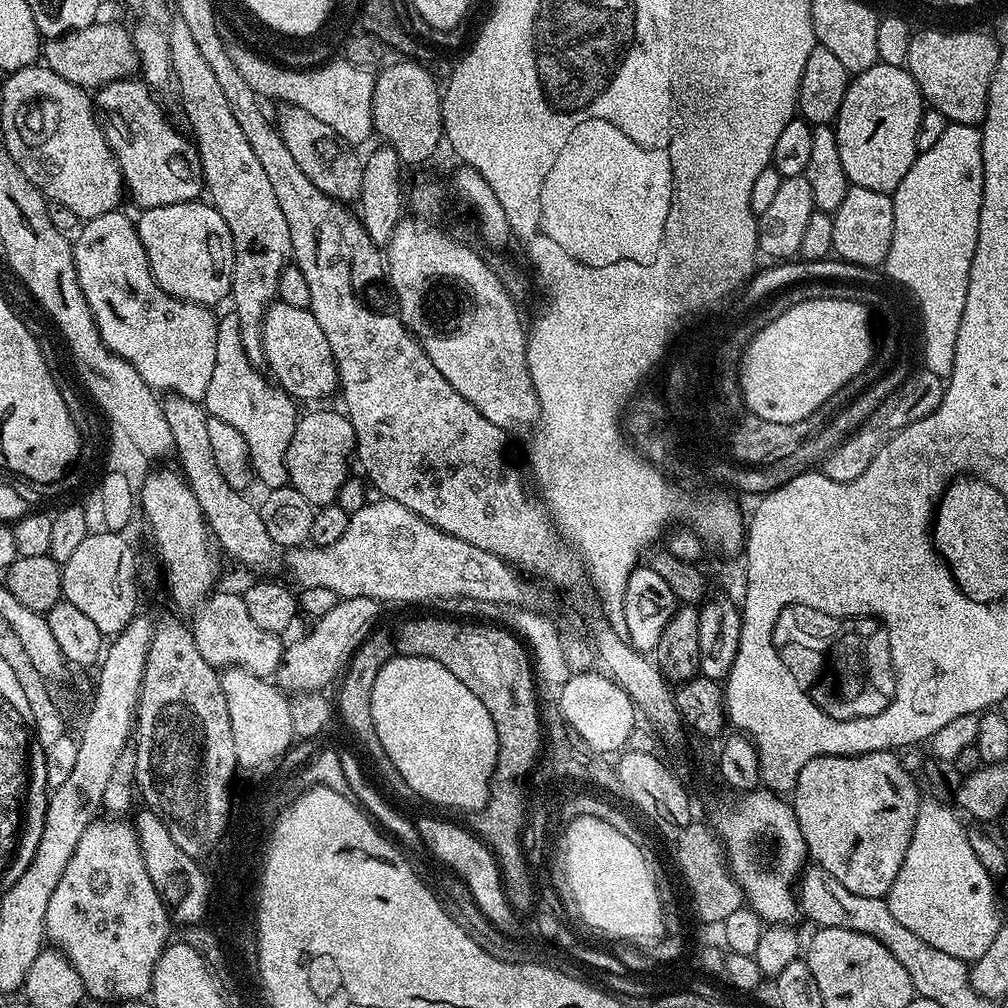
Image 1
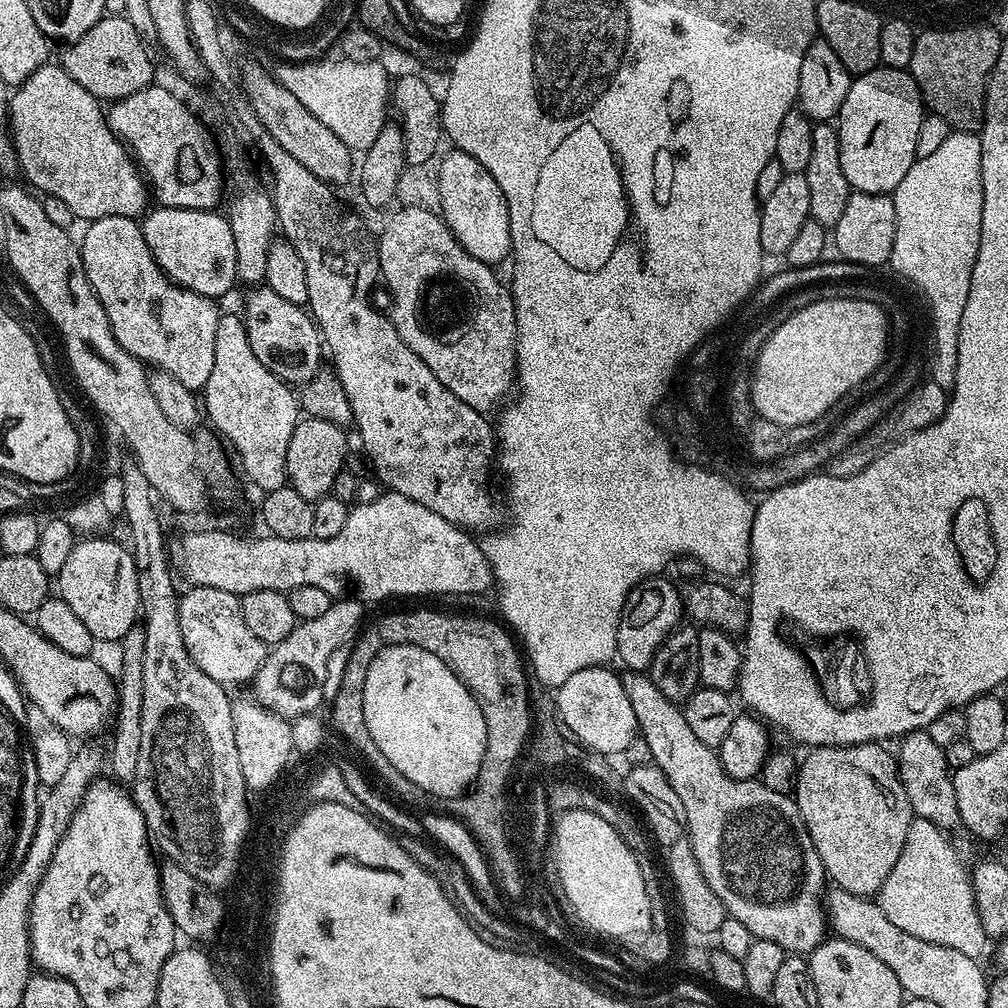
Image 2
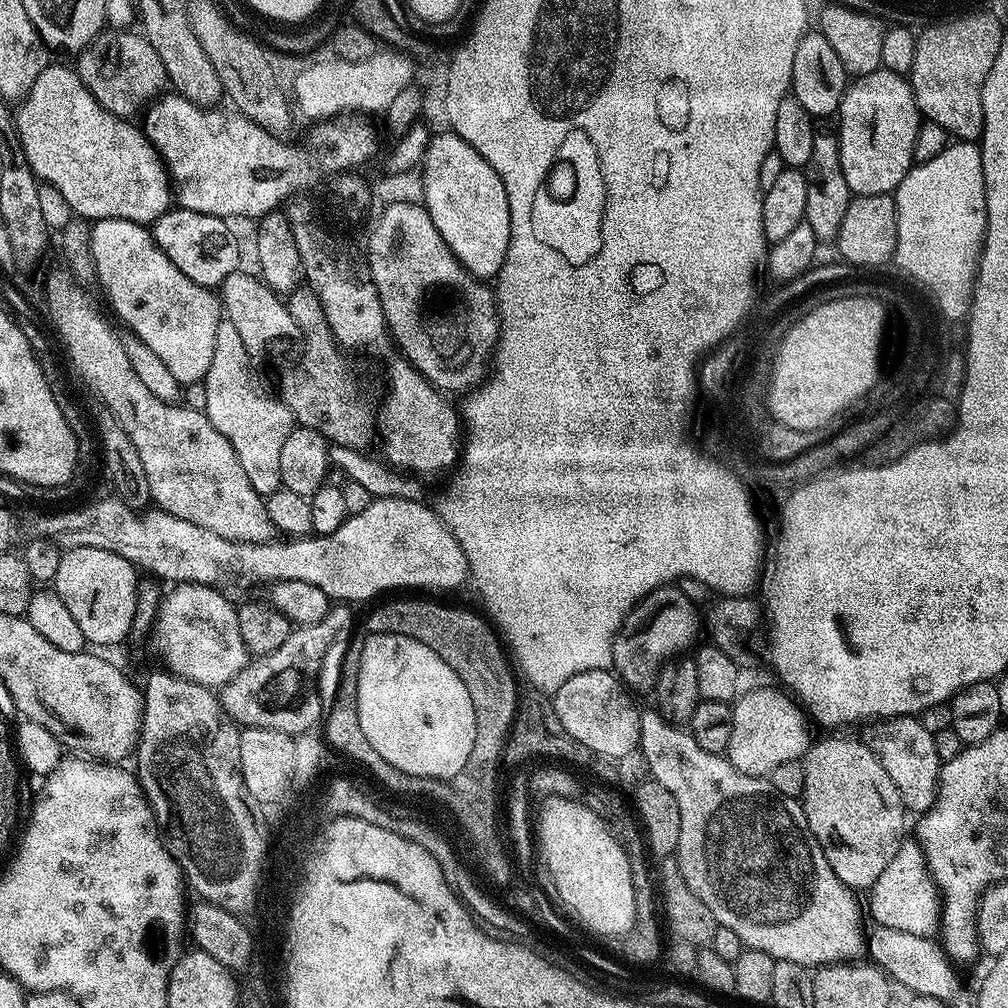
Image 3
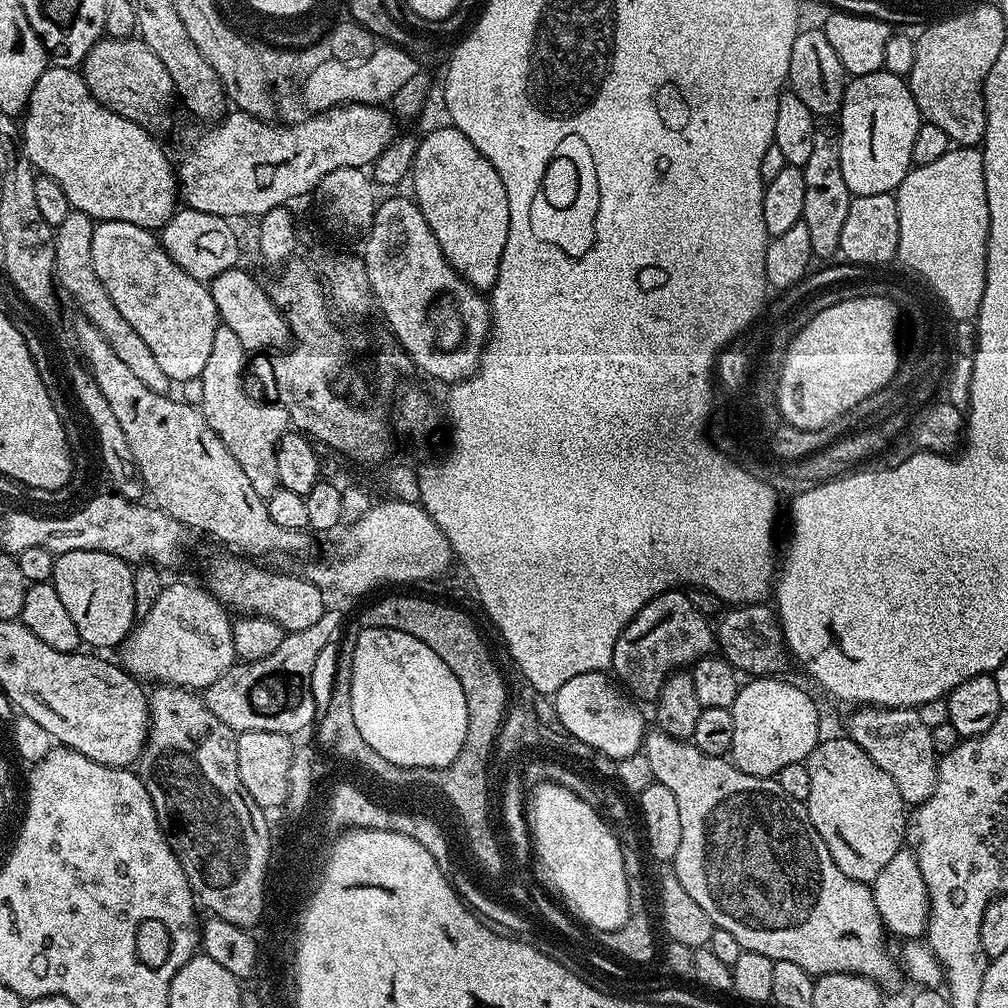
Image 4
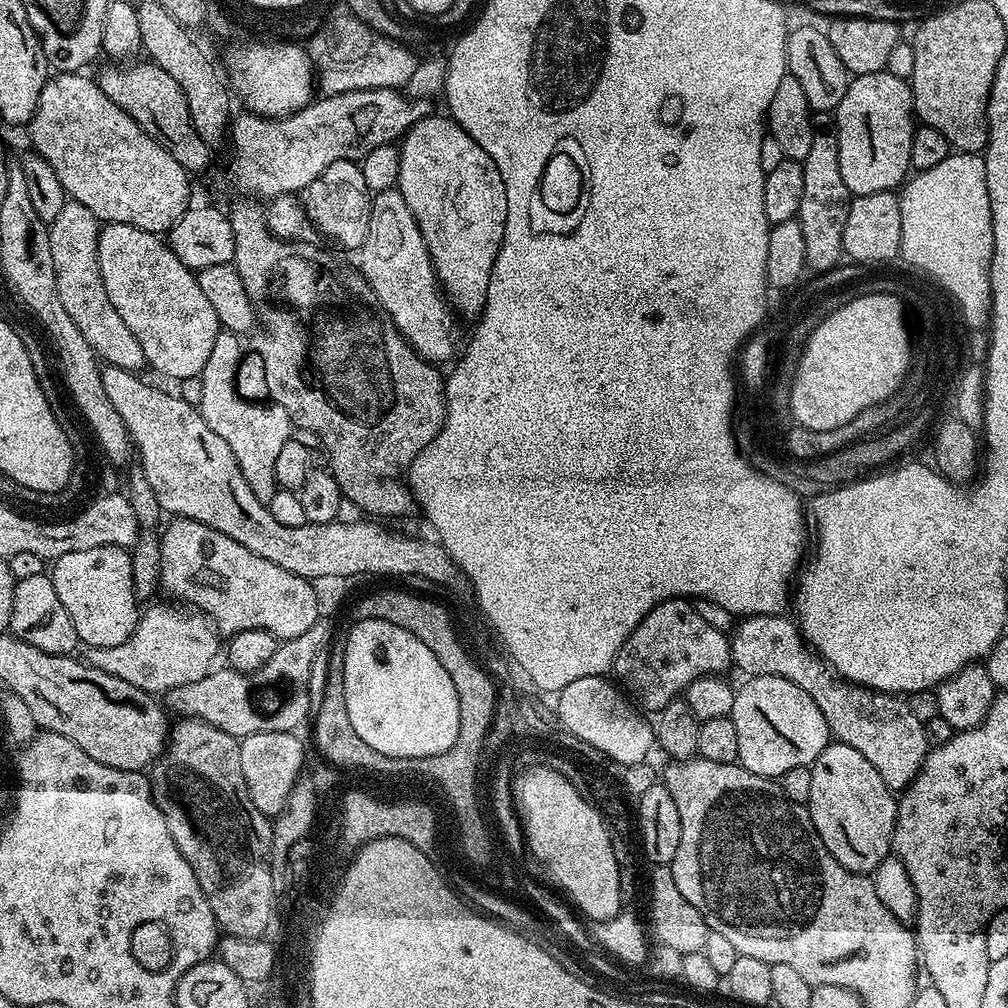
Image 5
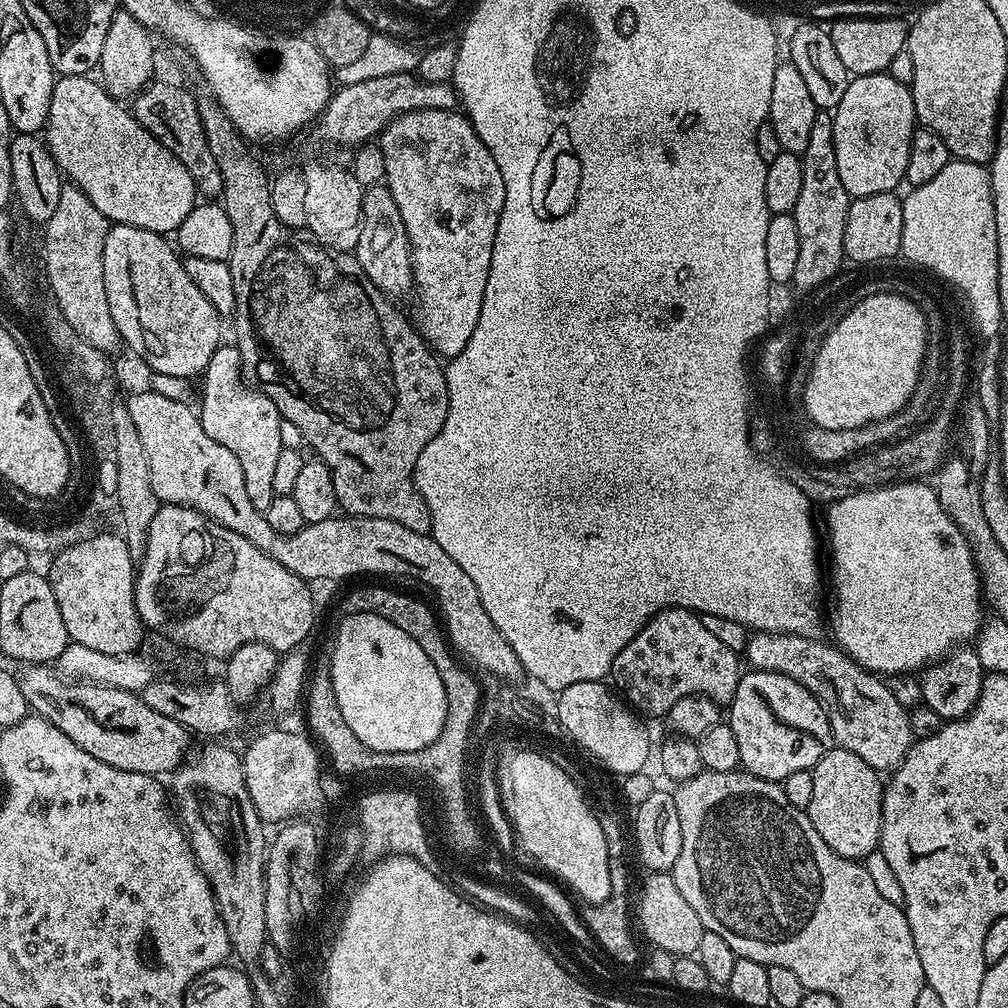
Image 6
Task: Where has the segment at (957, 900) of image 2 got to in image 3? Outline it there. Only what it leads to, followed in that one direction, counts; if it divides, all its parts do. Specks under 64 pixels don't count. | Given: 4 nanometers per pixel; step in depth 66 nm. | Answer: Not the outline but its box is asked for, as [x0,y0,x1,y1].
[867,838,942,938]

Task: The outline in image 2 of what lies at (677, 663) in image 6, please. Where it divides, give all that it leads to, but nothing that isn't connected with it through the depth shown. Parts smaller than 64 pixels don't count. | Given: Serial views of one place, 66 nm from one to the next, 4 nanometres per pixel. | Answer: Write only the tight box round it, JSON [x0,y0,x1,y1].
[616,578,685,673]

